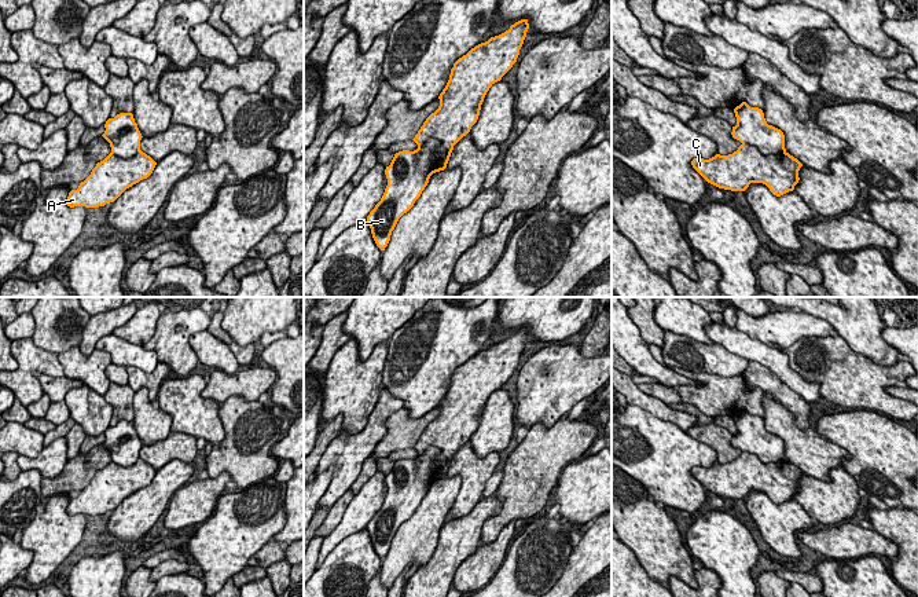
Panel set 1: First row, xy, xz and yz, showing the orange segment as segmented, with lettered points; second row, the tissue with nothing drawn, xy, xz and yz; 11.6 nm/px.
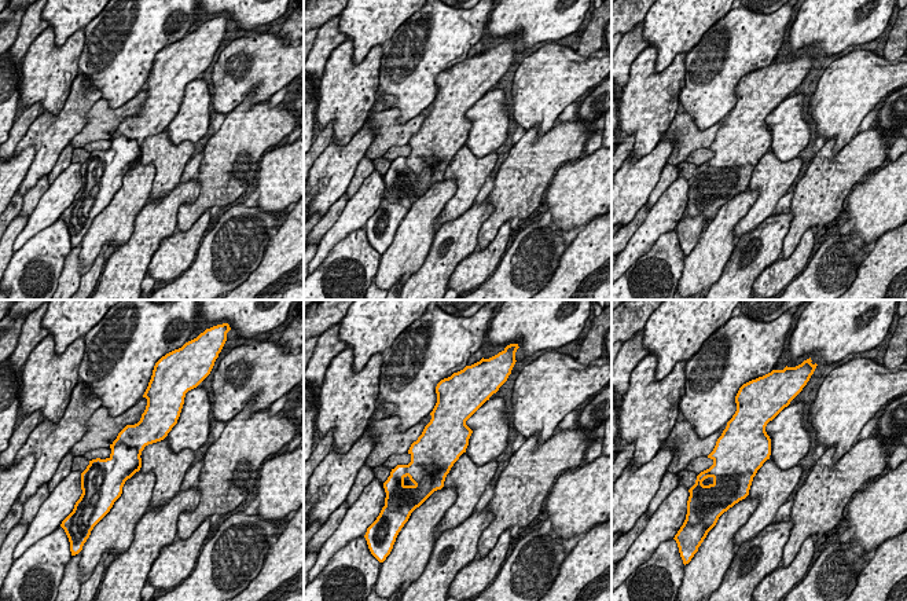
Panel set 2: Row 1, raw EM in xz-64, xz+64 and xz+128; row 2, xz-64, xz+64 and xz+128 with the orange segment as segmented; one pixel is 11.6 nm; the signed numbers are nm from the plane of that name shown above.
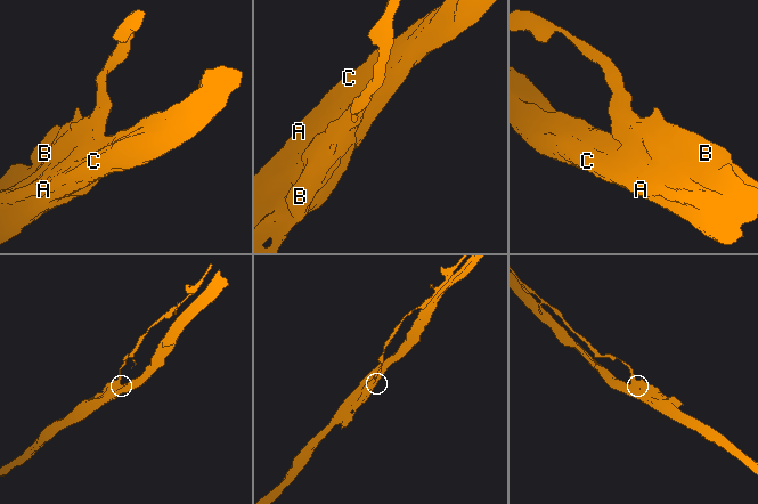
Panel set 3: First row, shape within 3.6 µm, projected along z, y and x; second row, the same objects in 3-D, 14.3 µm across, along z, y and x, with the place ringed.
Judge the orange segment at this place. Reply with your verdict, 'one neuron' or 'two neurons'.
two neurons

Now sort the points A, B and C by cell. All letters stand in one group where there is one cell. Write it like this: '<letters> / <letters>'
A C / B

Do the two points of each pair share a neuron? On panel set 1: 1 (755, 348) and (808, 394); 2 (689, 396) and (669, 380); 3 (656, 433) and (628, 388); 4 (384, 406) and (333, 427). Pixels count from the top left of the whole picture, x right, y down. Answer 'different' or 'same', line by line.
1: same
2: different
3: different
4: different

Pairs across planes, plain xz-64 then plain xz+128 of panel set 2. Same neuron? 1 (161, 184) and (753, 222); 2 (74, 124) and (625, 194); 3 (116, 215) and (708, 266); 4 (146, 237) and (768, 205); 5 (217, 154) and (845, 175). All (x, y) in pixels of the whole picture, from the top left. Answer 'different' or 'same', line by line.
1: same
2: same
3: same
4: different
5: same

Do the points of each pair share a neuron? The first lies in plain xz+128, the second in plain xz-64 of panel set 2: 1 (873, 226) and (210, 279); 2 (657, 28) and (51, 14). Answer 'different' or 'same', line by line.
1: different
2: same

